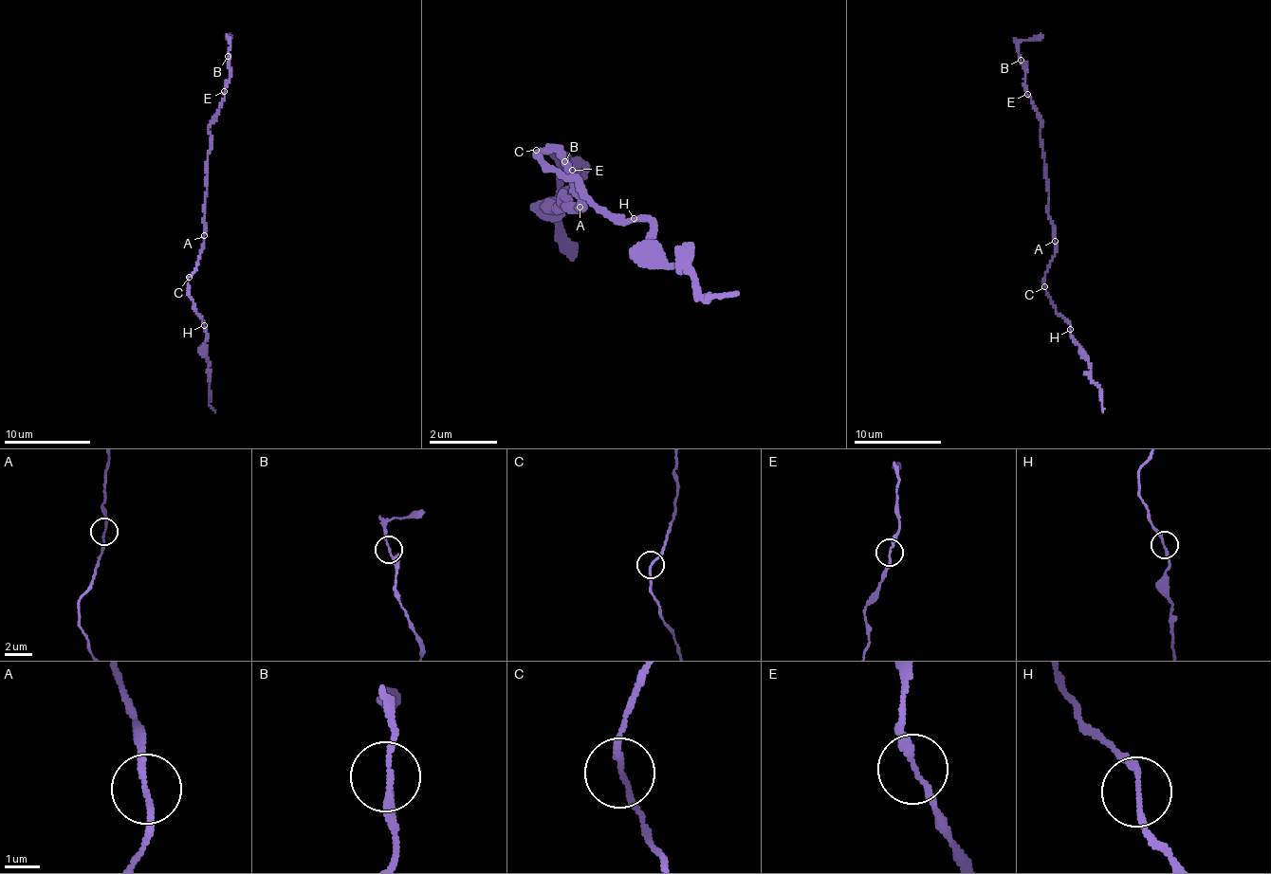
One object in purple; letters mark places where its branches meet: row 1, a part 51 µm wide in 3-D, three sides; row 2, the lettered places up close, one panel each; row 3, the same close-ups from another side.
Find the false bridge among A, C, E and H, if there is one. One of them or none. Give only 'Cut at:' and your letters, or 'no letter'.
Cut at: no letter

